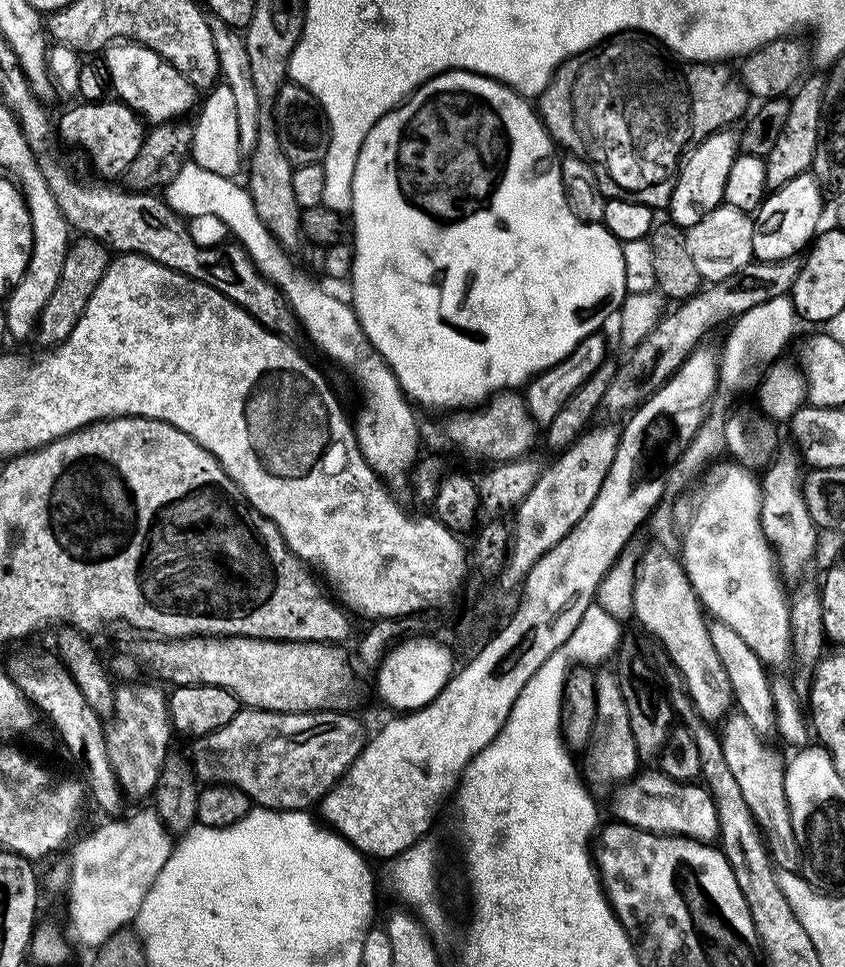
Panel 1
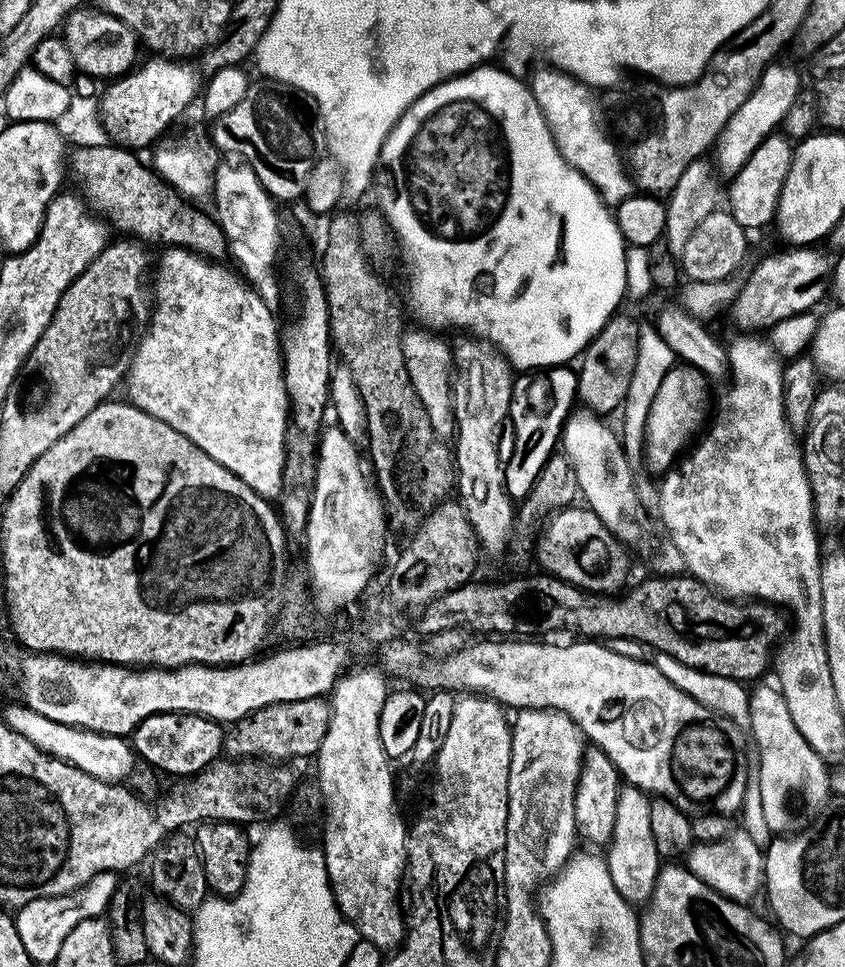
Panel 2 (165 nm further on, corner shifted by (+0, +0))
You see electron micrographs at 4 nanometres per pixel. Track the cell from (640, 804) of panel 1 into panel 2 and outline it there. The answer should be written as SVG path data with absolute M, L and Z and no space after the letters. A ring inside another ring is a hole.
M743 830L733 831L720 840L712 840L708 843L696 842L687 849L686 867L693 872L706 886L710 886L718 894L722 894L728 900L747 905L756 895L761 895L764 883L764 852L761 845L750 838L750 834Z

